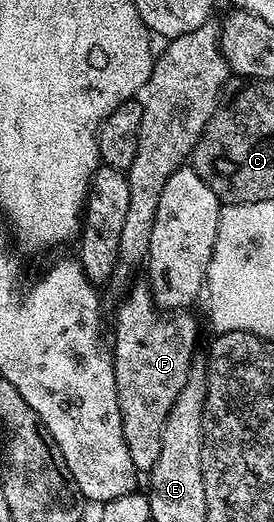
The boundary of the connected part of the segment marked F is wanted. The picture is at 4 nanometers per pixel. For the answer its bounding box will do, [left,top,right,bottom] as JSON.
[111,283,197,471]

